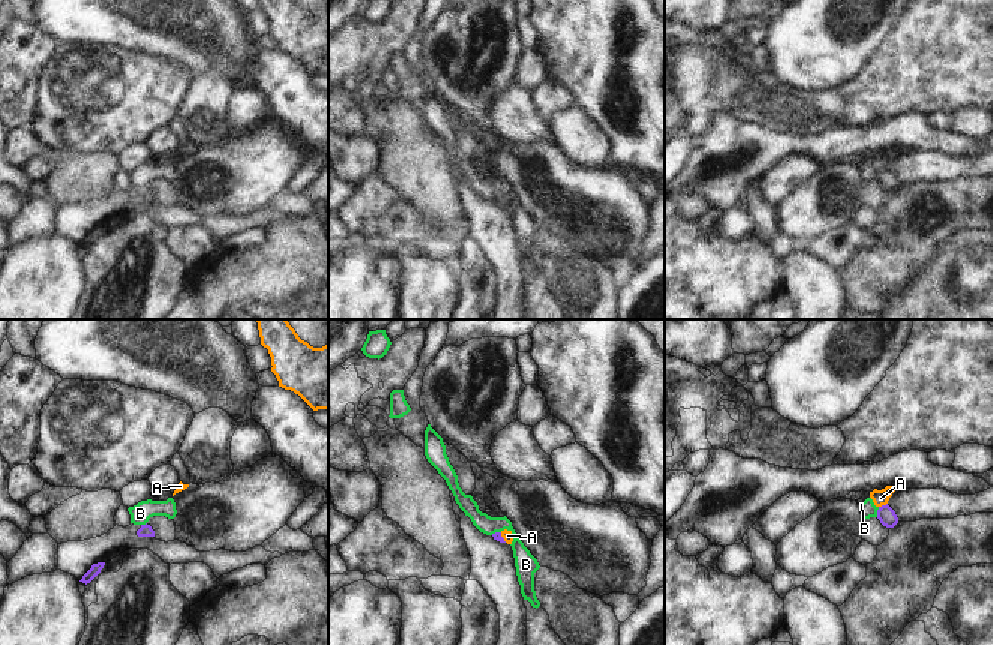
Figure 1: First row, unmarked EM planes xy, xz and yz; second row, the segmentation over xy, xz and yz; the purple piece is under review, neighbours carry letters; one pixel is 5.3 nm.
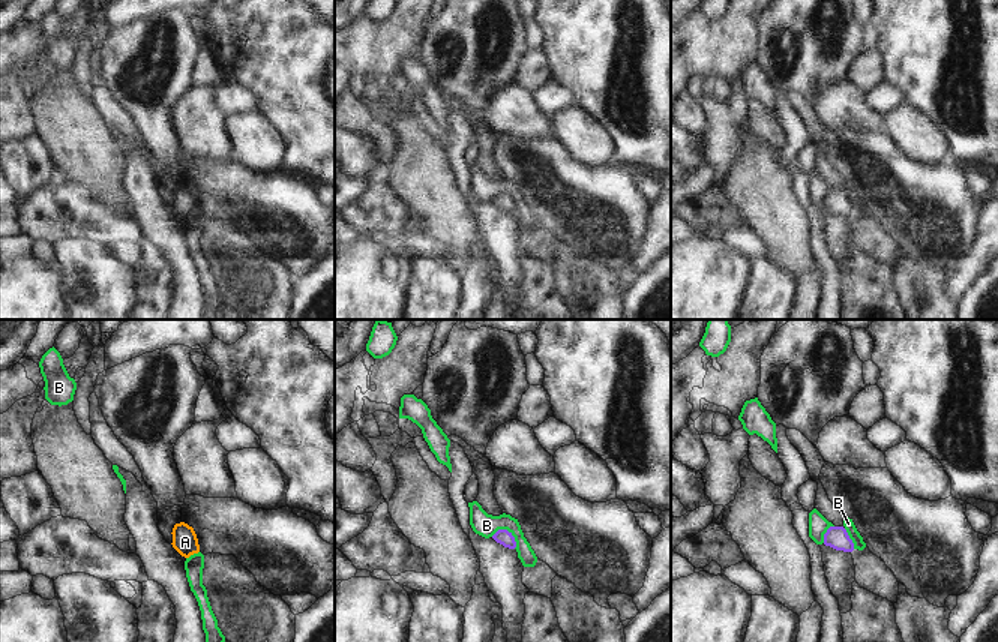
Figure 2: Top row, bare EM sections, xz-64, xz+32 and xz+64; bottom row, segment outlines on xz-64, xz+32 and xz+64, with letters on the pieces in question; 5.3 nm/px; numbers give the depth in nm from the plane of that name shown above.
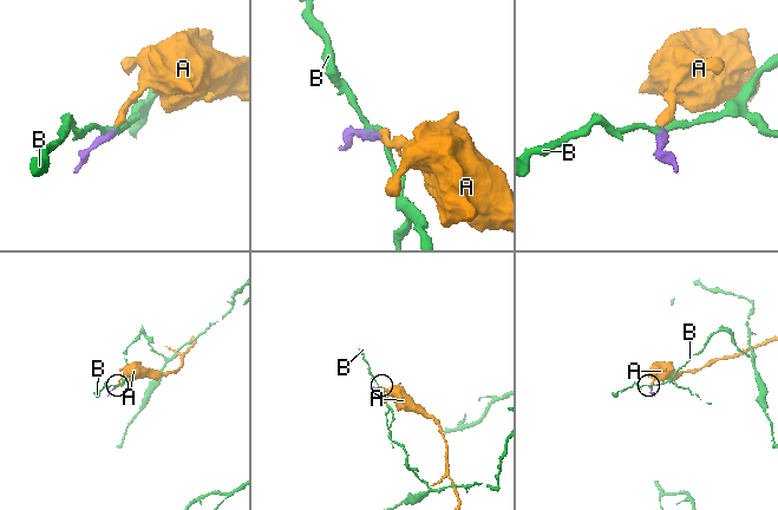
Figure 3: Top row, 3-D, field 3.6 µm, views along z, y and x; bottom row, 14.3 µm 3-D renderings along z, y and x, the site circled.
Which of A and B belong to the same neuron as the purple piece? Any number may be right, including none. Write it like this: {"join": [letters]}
{"join": ["A"]}

